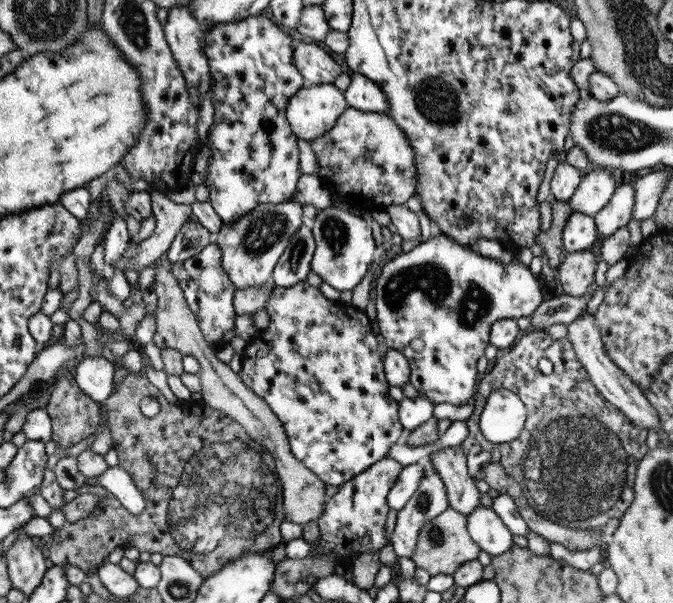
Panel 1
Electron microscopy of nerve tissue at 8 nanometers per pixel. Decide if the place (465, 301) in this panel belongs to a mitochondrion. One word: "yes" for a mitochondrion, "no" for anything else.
yes

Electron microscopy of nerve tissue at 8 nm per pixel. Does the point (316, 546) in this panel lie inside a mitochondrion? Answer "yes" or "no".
no

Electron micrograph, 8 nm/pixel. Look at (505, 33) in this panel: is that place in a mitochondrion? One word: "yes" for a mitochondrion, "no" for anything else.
no

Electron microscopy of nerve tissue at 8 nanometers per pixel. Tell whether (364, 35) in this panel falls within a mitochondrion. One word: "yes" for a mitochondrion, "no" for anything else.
no

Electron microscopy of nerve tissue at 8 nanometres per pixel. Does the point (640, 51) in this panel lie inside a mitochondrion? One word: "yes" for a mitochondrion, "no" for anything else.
yes

